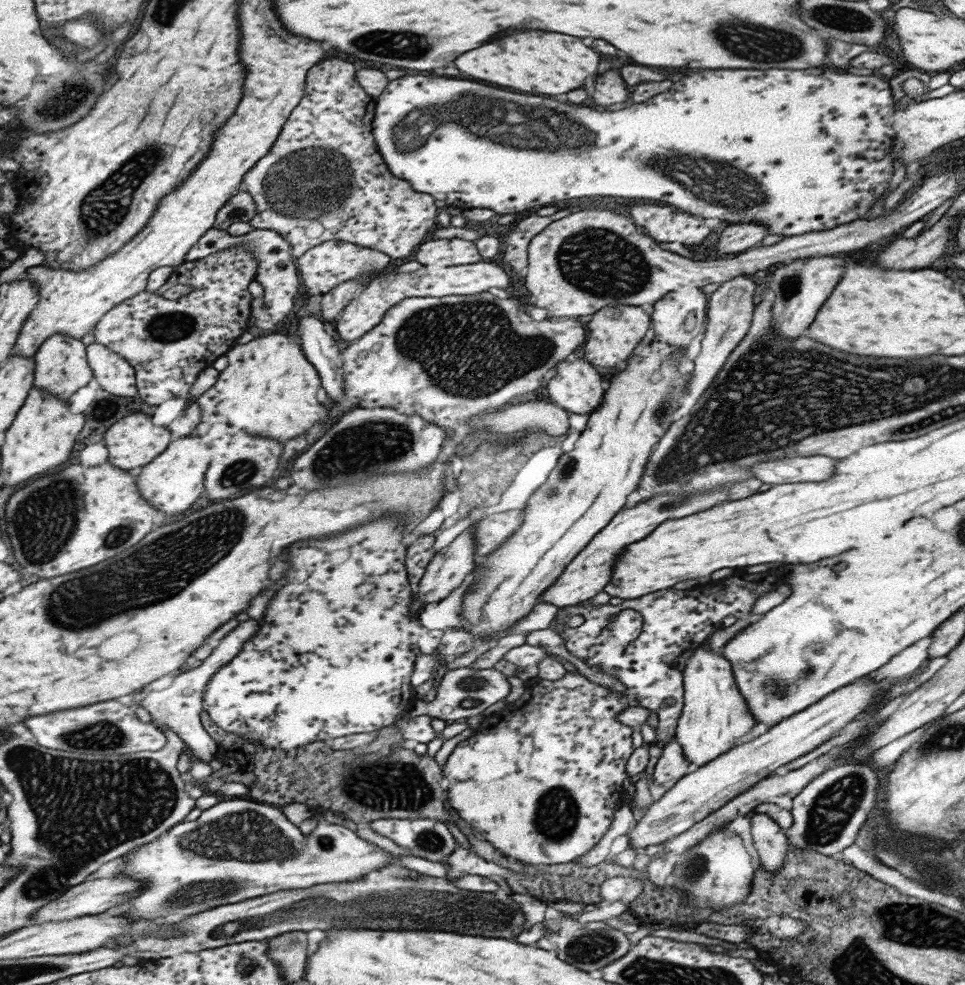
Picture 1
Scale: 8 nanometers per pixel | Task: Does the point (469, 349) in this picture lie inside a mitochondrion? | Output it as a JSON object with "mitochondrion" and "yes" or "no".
{"mitochondrion":"yes"}

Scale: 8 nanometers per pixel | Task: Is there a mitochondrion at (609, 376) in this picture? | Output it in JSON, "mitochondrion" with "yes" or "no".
{"mitochondrion":"no"}

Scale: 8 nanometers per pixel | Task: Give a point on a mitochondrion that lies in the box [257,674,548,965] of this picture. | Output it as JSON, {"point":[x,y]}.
{"point":[392,785]}

